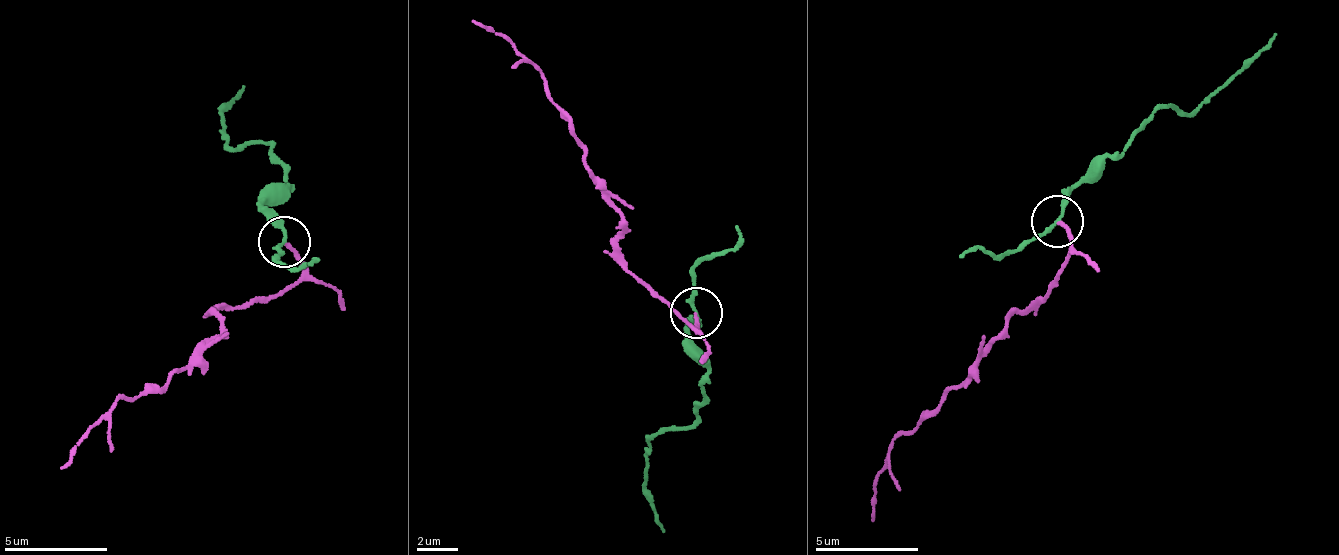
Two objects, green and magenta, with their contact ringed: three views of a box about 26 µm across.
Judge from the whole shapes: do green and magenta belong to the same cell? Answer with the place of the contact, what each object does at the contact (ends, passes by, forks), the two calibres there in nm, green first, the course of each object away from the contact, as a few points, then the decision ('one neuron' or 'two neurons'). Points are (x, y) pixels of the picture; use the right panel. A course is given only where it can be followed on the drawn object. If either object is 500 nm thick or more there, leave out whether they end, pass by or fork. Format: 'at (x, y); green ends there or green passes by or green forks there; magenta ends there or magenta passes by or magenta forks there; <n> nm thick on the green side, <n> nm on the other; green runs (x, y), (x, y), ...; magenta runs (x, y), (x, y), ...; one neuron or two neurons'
at (1057, 221); green passes by; magenta ends there; 160 nm thick on the green side, 160 nm on the other; green runs (1056, 223), (1061, 207), (1077, 186), (1116, 151), (1139, 122), (1167, 104), (1189, 115), (1228, 81), (1275, 32); magenta runs (1056, 223), (1070, 250), (1044, 297), (995, 336), (916, 432), (899, 434), (876, 481), (871, 521); two neurons

